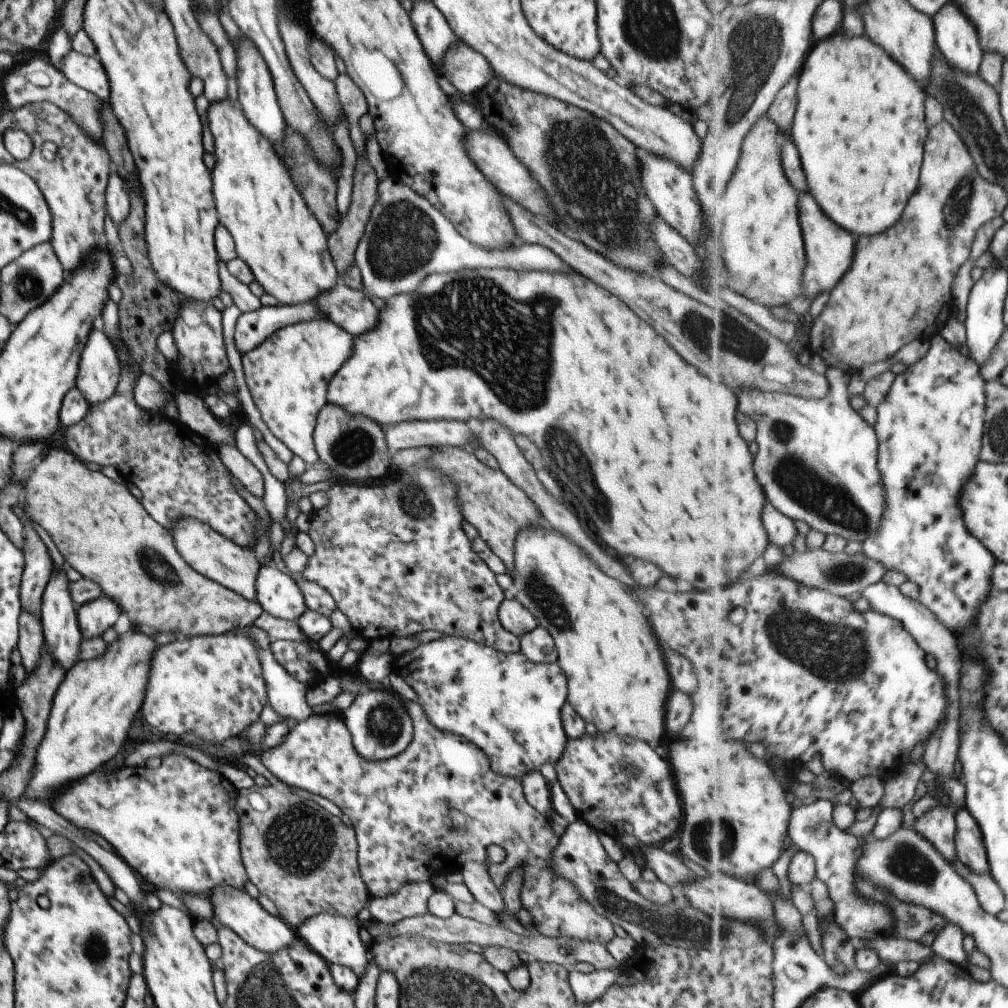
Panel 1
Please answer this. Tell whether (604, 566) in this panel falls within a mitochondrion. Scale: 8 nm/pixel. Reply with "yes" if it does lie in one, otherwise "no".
no

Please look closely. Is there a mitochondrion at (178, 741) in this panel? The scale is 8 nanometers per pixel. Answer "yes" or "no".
no

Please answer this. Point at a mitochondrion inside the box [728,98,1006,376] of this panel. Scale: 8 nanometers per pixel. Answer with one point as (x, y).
(955, 210)

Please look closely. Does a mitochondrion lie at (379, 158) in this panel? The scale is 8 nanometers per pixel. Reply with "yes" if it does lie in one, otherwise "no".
no

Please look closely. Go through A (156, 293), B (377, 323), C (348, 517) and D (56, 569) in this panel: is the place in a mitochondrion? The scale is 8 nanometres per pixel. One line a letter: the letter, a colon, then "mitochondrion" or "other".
A: other
B: other
C: other
D: other

